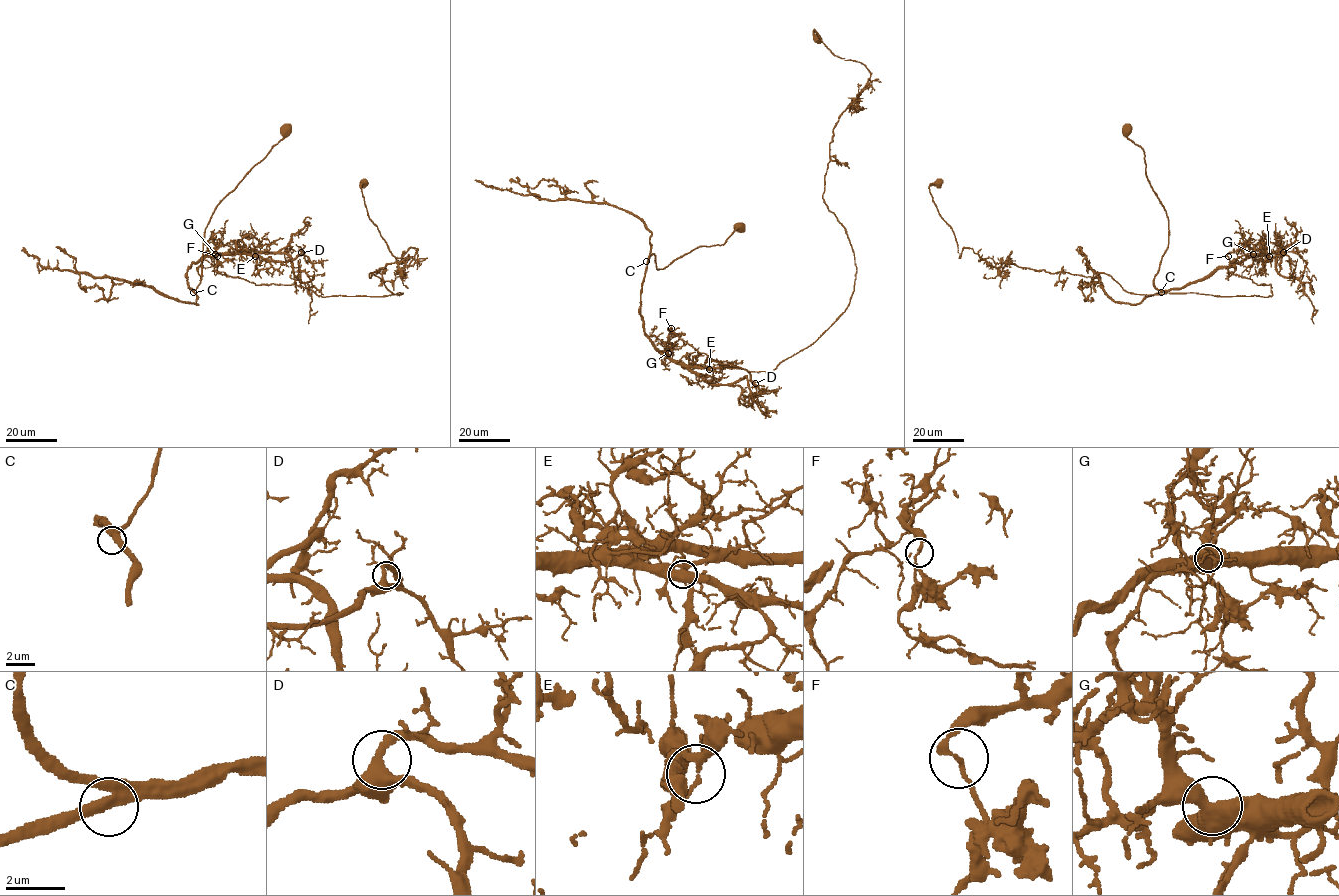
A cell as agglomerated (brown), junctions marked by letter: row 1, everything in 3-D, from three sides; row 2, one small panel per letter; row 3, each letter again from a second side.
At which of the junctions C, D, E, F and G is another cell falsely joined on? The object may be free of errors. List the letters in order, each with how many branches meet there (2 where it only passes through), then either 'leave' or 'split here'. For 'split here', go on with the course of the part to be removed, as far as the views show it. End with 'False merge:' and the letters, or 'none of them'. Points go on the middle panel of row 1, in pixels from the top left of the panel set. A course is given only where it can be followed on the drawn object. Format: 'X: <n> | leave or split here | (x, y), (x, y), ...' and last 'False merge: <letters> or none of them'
C: 3 | leave
D: 3 | leave
E: 3 | leave
F: 2 | split here | (671, 328), (771, 372), (849, 303), (854, 254), (823, 198), (871, 73), (819, 43)
G: 2 | leave
False merge: F

